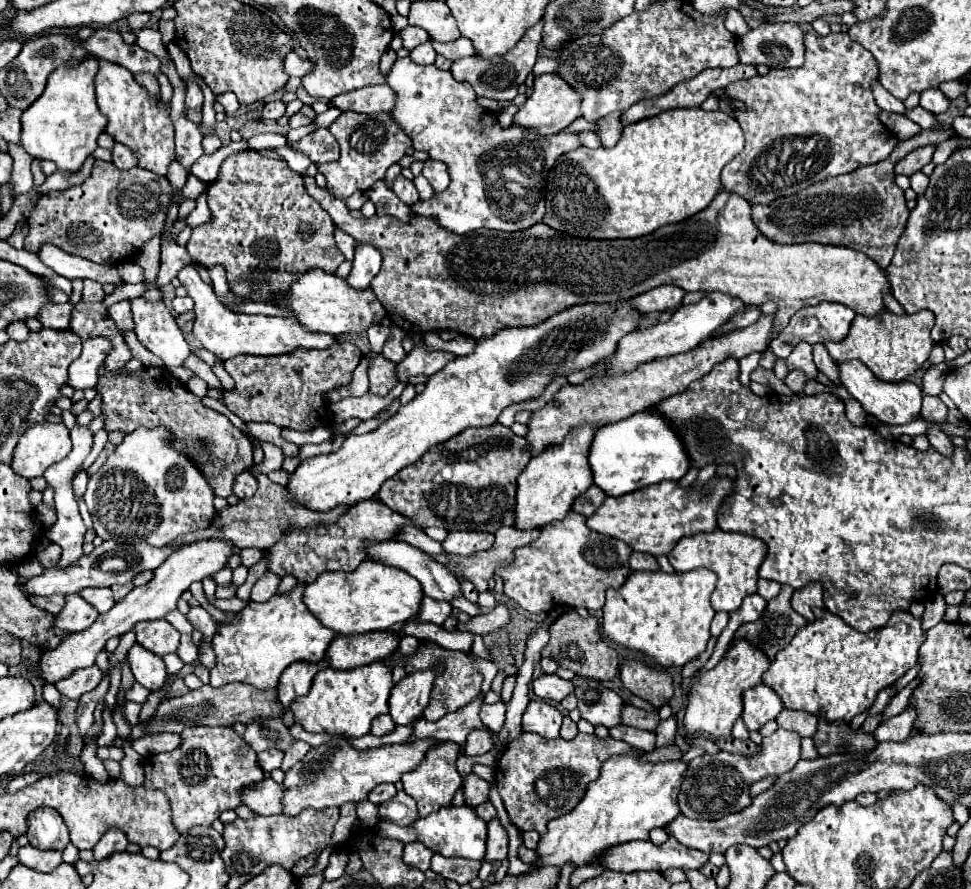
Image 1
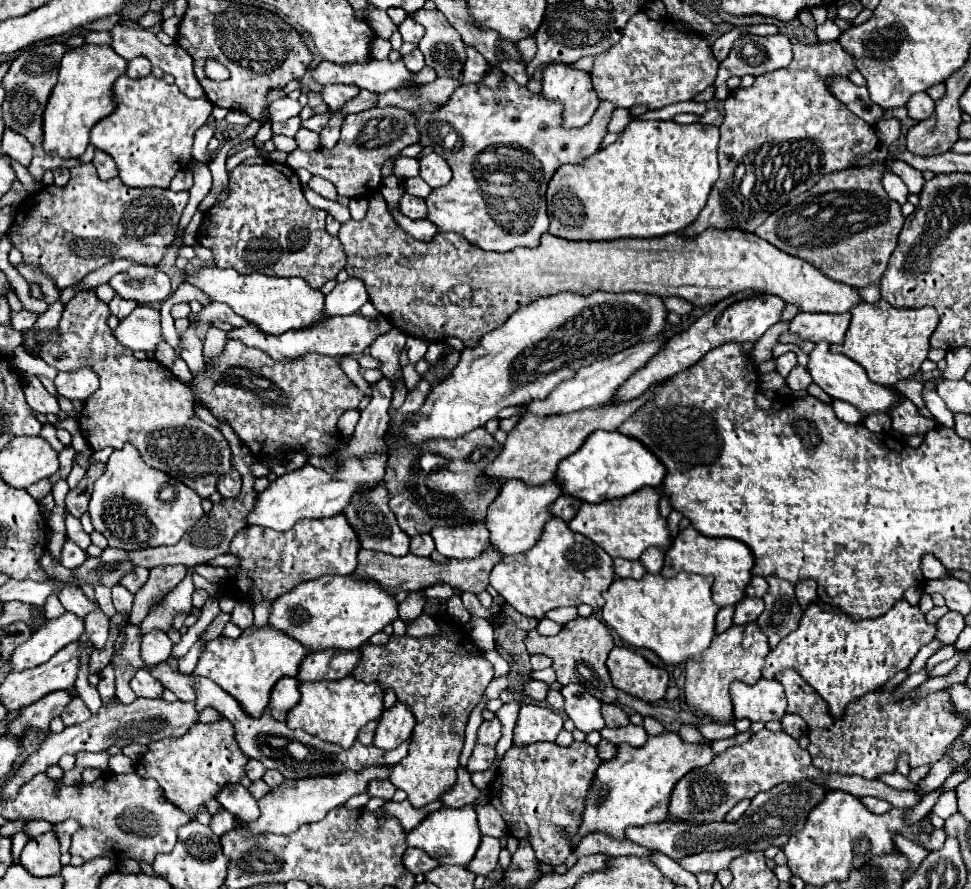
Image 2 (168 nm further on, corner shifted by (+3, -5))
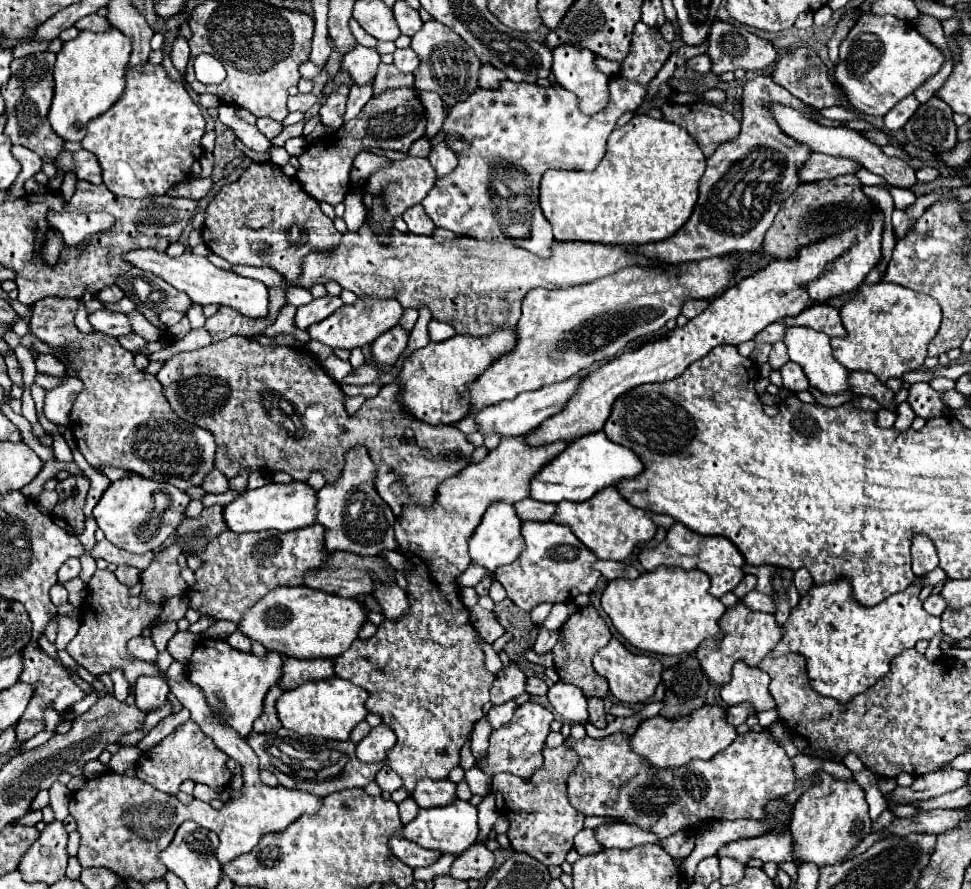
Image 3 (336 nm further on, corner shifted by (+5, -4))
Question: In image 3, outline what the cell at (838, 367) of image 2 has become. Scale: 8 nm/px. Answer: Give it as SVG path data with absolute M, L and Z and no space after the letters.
M789 327L783 343L789 349L789 359L801 365L801 369L805 371L811 387L817 387L819 391L823 391L827 395L839 395L839 393L849 393L851 391L849 371L847 371L847 367L843 367L833 357L833 349L829 345L827 335L823 335L821 331L811 331L807 327Z

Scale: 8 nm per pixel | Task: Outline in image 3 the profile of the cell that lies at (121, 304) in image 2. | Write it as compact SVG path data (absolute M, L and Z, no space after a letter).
M111 285L111 287L105 287L103 291L99 291L97 299L101 303L117 303L117 301L123 299L123 291L117 285Z

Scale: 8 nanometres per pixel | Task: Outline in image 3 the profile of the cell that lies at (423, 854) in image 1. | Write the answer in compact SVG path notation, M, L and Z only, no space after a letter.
M395 835L391 837L391 851L393 855L403 861L405 865L409 865L411 869L417 869L417 867L429 867L433 865L441 853L439 851L429 851L429 849L423 849L411 841L407 841L405 837L401 835Z

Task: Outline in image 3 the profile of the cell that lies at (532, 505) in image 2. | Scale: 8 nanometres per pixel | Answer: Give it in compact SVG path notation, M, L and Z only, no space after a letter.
M495 501L491 507L485 511L479 527L475 529L475 535L469 539L469 555L473 563L495 571L501 565L513 563L521 553L523 553L523 535L521 535L521 525L523 521L519 515L515 515L513 503L507 501Z

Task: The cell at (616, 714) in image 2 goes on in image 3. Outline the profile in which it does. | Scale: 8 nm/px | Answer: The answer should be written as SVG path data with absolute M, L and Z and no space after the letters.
M599 697L589 699L589 715L591 715L591 723L595 727L605 727L607 725L607 711L605 711L603 699L599 699Z

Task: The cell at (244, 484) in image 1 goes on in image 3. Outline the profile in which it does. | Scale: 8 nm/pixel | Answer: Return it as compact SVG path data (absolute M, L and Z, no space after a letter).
M213 469L207 477L205 477L205 481L203 481L203 485L201 485L207 493L225 493L225 491L229 491L229 479L219 471L219 469Z

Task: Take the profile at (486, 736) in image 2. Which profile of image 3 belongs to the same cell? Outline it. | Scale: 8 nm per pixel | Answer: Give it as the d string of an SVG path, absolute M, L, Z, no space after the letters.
M507 701L507 703L503 703L503 705L493 705L491 711L487 713L487 719L489 719L491 729L499 729L499 727L503 727L505 723L509 723L511 717L513 717L515 707L517 707L517 705L515 705L513 701Z

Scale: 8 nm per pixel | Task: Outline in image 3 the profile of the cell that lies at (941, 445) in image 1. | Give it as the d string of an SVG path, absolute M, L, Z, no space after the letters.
M861 371L851 373L851 389L853 389L853 393L861 393L861 395L873 397L883 409L889 409L889 411L897 413L895 393L885 383L881 383L875 375L861 373Z

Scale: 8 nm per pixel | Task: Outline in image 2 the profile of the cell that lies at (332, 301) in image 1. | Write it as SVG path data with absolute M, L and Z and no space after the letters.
M199 268L191 272L183 272L183 282L199 288L203 294L209 296L213 302L223 302L235 310L235 314L247 318L255 326L259 326L265 334L279 336L287 330L299 330L309 324L325 320L321 316L323 300L325 296L319 290L309 288L303 280L297 278L273 278L265 274L239 274L233 268L221 270L221 268Z

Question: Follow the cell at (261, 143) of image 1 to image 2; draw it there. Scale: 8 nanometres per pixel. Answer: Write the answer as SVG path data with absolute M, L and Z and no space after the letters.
M273 136L273 142L275 142L275 146L277 146L277 150L281 150L281 152L293 152L295 148L297 148L297 142L295 142L295 138L287 138L287 136Z

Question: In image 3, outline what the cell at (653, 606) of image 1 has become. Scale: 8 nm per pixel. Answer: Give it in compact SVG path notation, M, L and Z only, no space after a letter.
M659 567L655 571L643 573L637 579L613 579L601 595L601 607L609 615L615 629L637 649L659 653L659 655L681 655L695 651L705 639L721 639L719 619L725 613L723 603L709 593L709 575L699 569L671 569Z

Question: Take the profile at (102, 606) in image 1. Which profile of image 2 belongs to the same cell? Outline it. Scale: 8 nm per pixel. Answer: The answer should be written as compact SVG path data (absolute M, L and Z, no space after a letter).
M65 586L59 592L59 600L61 600L61 604L63 604L63 608L67 612L77 614L79 618L85 618L91 610L97 608L97 604L93 604L91 600L87 600L87 596L83 594L81 588L73 588L73 586Z

